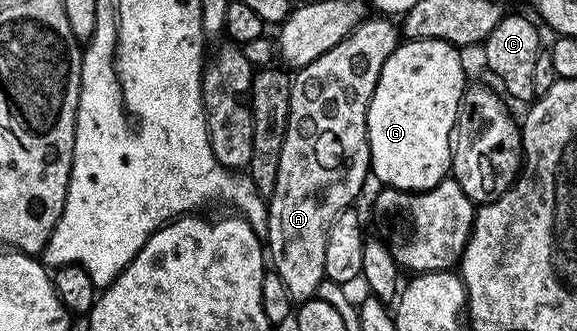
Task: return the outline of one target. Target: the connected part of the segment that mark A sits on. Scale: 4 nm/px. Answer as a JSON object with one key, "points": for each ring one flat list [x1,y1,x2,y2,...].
{"points":[[361,19,360,25,346,38,338,42,326,54,314,58,305,68,292,76,290,90,290,114,286,126,286,138,278,158,278,182,274,182,274,194,267,201,268,235,266,252,270,257,271,271,286,282,286,290,294,302,313,299,325,280,326,234,330,222,364,188,364,179,369,179,372,155,368,149,368,107,376,89,378,78,386,58,401,43,402,32,391,19]]}

